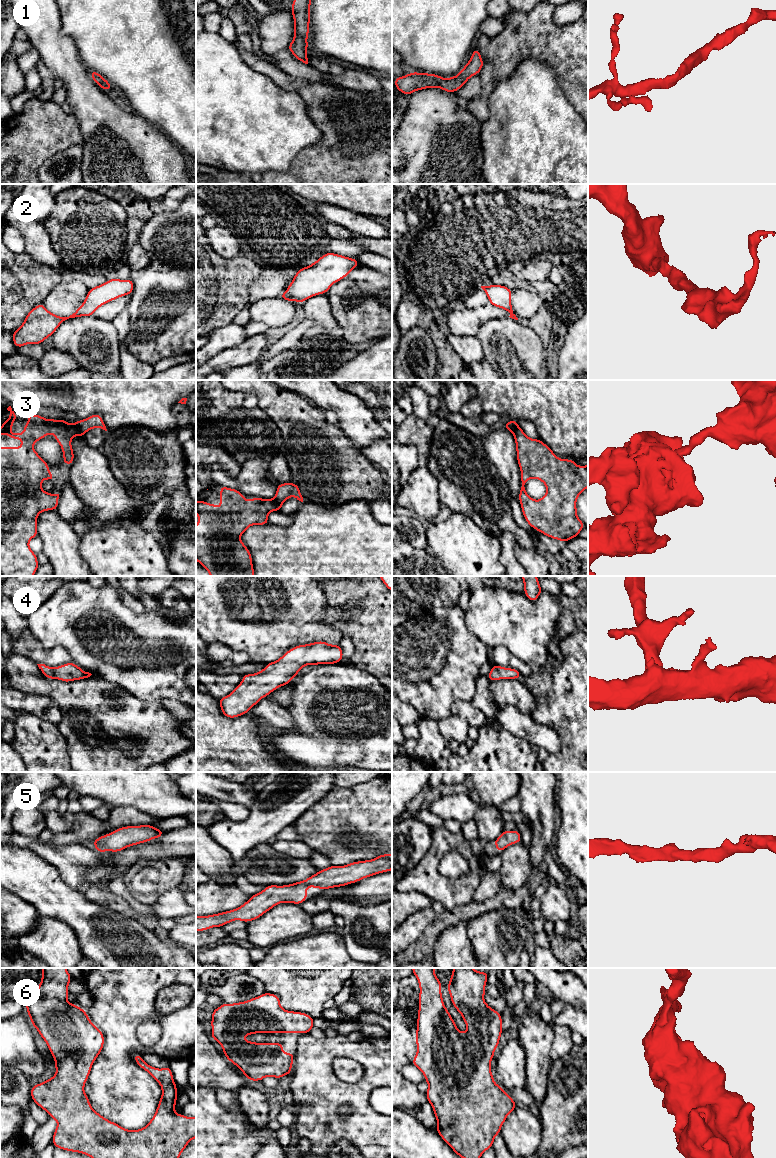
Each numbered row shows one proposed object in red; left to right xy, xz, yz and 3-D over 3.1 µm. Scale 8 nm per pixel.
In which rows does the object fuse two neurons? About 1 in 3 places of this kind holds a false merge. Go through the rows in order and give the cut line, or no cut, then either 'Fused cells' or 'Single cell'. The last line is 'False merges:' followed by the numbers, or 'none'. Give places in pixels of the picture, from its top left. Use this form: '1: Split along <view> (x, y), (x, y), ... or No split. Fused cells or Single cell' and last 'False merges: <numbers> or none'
1: No split. Single cell
2: No split. Single cell
3: Split along xy (74, 424), (83, 434). Fused cells
4: No split. Single cell
5: No split. Single cell
6: No split. Single cell
False merges: 3

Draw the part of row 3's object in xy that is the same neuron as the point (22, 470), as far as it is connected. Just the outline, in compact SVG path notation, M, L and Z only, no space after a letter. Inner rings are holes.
M11 406L7 410L10 416L1 423L0 436L6 434L10 439L20 439L22 446L0 447L0 574L1 576L33 576L39 564L37 555L29 547L29 541L38 535L37 516L42 511L57 510L57 500L61 496L60 491L53 495L42 489L42 481L44 479L54 481L54 475L49 471L48 463L33 449L33 445L45 436L53 434L63 452L62 464L72 465L74 452L71 439L77 435L84 437L84 434L75 424L70 424L64 419L46 419L38 414L28 415L23 433L11 433L13 422L18 415Z

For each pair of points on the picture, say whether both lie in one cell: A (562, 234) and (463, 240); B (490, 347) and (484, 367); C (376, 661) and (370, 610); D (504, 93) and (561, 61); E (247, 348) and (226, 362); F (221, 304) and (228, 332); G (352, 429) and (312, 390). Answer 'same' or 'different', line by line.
A: same
B: different
C: same
D: different
E: same
F: different
G: same

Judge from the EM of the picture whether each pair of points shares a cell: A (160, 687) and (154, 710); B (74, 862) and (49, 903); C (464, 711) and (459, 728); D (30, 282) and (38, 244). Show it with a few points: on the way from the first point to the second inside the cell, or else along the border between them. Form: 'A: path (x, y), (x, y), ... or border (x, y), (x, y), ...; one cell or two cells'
A: border (134, 695), (141, 700), (159, 701); two cells
B: border (48, 862), (68, 885), (83, 892); two cells
C: border (452, 714), (463, 717), (470, 725); two cells
D: border (24, 252), (35, 261), (50, 266), (55, 271); two cells

